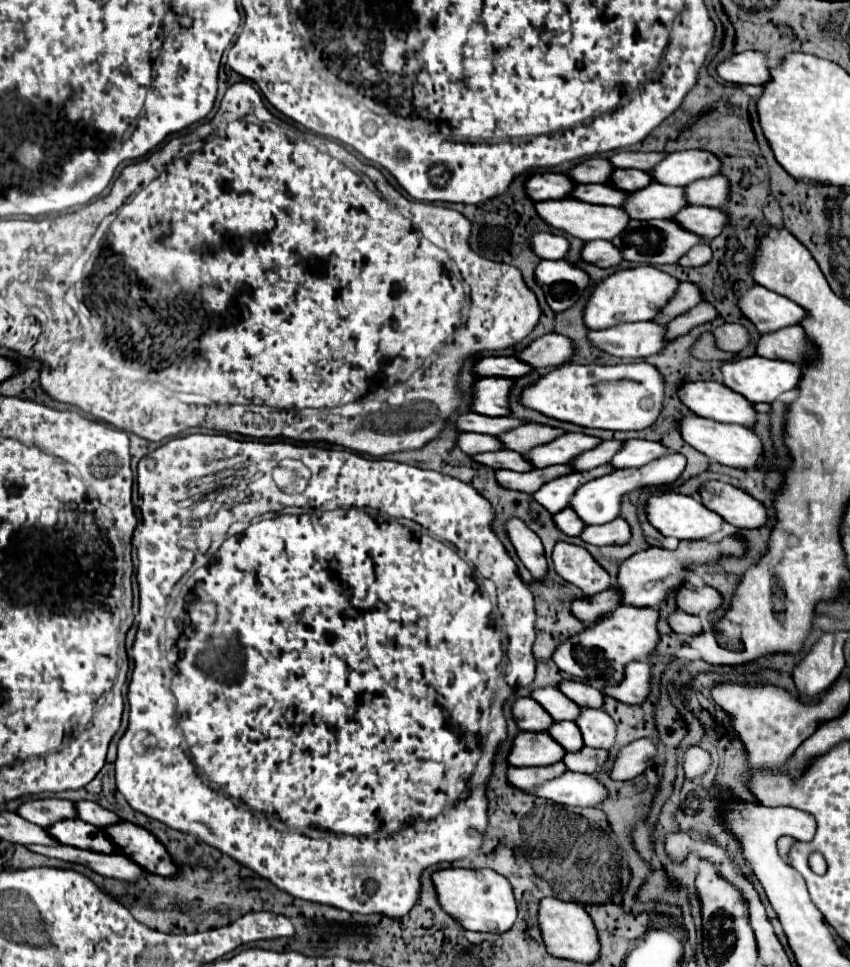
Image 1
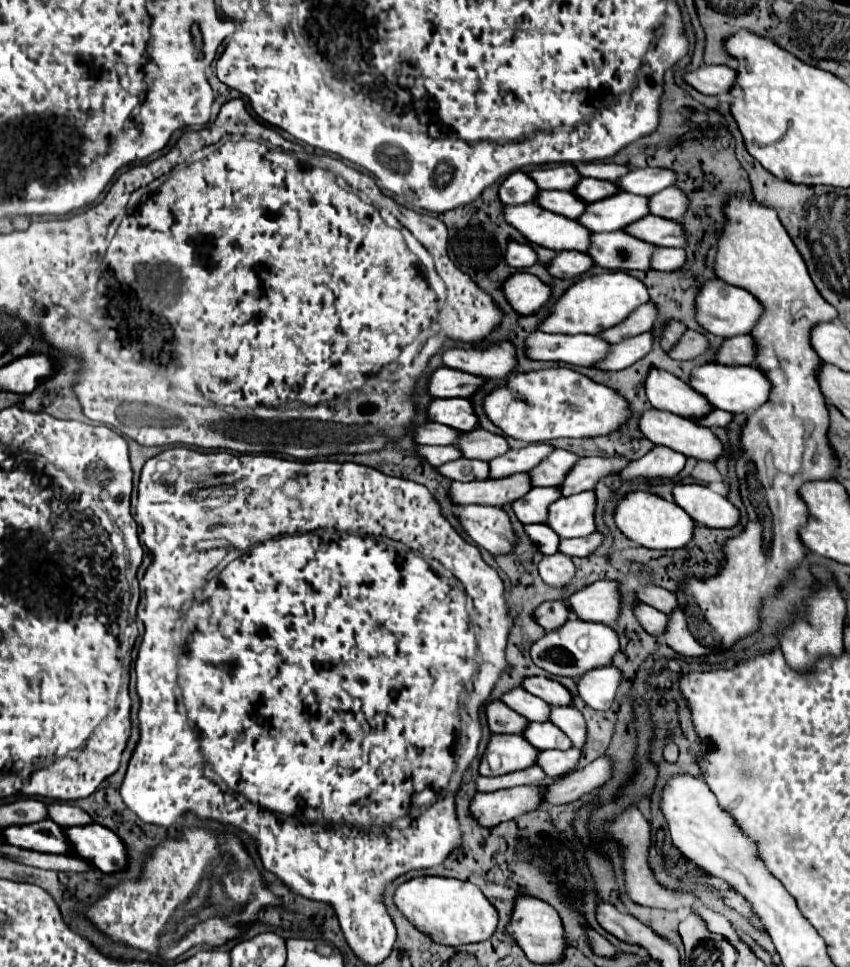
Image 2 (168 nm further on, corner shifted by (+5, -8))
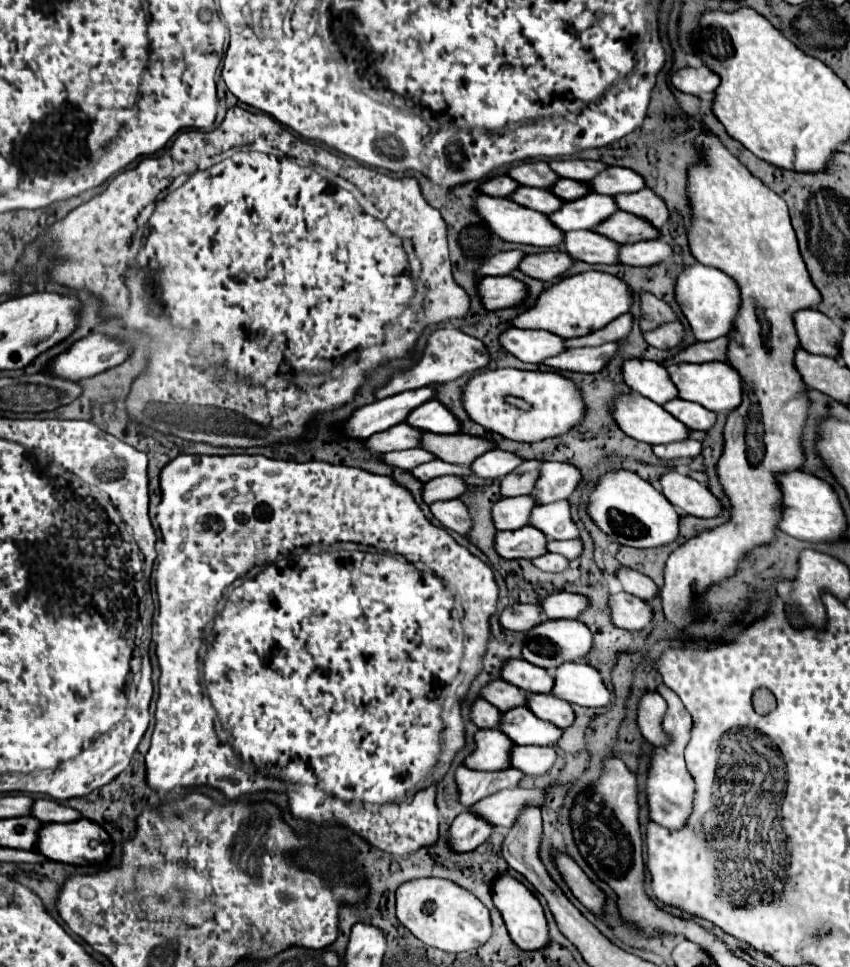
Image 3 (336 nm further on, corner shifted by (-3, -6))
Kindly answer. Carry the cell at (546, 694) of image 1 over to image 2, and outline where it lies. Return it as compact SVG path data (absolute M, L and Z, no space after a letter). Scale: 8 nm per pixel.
M512 688L512 690L508 690L506 694L502 694L500 696L500 700L508 706L508 708L512 708L514 712L518 712L520 716L524 716L526 720L534 720L534 722L546 722L548 720L548 712L550 712L550 706L544 702L544 700L540 700L540 698L536 698L536 696L532 696L532 694L528 694L528 692L524 692L522 688Z

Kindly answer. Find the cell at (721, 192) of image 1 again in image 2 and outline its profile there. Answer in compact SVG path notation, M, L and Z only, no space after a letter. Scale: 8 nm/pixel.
M670 186L648 198L648 210L652 216L660 216L666 220L678 220L686 212L686 202L682 202L682 192Z

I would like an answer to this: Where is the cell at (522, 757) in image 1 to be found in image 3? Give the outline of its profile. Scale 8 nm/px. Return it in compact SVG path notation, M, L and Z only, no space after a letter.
M498 728L476 732L476 750L466 758L466 766L474 770L506 770L510 768L510 752L516 744Z

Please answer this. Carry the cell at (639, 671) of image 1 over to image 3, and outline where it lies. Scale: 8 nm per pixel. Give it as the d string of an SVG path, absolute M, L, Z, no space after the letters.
M568 662L554 672L552 696L558 696L570 704L604 708L610 704L610 690L602 680L602 674L586 662Z

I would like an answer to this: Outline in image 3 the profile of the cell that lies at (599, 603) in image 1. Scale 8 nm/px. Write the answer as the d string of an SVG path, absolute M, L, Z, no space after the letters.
M512 604L500 614L500 624L508 630L530 630L534 624L542 624L542 608L538 604Z

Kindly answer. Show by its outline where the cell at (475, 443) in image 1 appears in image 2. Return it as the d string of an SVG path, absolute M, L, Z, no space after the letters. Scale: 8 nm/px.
M418 446L418 458L422 458L424 462L428 462L430 466L442 466L444 462L456 460L462 454L458 454L456 446Z

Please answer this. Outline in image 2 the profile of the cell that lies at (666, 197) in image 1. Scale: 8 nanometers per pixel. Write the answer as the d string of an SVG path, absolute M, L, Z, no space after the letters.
M616 192L610 198L588 204L578 218L578 224L590 232L614 232L646 214L648 210L644 196Z

